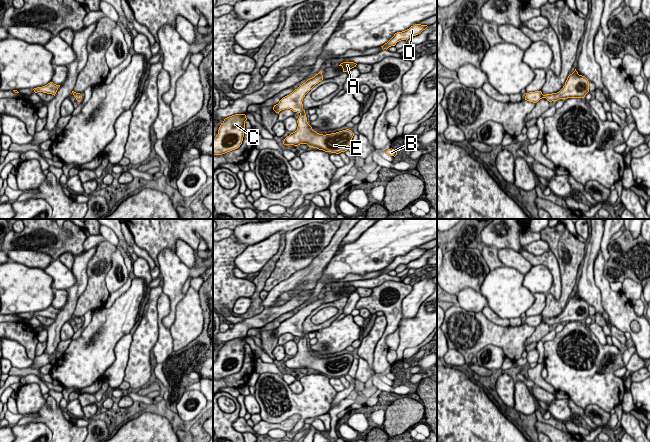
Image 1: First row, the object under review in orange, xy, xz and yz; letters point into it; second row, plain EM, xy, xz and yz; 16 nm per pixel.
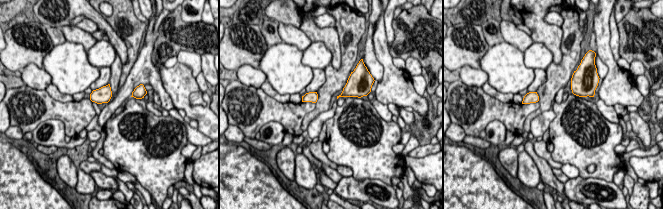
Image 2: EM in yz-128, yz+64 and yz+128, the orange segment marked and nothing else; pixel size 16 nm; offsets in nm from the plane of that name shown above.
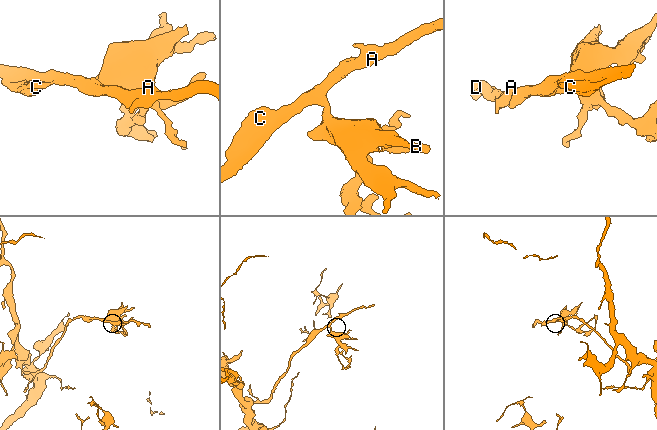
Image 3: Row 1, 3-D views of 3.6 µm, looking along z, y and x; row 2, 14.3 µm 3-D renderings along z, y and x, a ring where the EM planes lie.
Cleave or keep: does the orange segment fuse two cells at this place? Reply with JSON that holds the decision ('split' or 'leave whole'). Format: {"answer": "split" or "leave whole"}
{"answer": "leave whole"}

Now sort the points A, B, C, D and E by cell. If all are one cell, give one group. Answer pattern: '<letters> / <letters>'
A B C D E

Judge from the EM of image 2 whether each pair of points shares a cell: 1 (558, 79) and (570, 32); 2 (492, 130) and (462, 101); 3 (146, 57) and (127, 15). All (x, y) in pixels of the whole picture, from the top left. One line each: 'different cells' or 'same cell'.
1: same cell
2: different cells
3: different cells

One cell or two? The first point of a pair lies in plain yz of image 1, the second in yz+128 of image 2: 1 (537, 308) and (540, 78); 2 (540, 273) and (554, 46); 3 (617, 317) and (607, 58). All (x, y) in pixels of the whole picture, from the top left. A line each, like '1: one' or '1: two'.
1: one
2: two
3: one

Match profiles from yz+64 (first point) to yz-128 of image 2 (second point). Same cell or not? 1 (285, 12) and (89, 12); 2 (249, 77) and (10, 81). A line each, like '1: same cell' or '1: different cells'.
1: same cell
2: different cells

